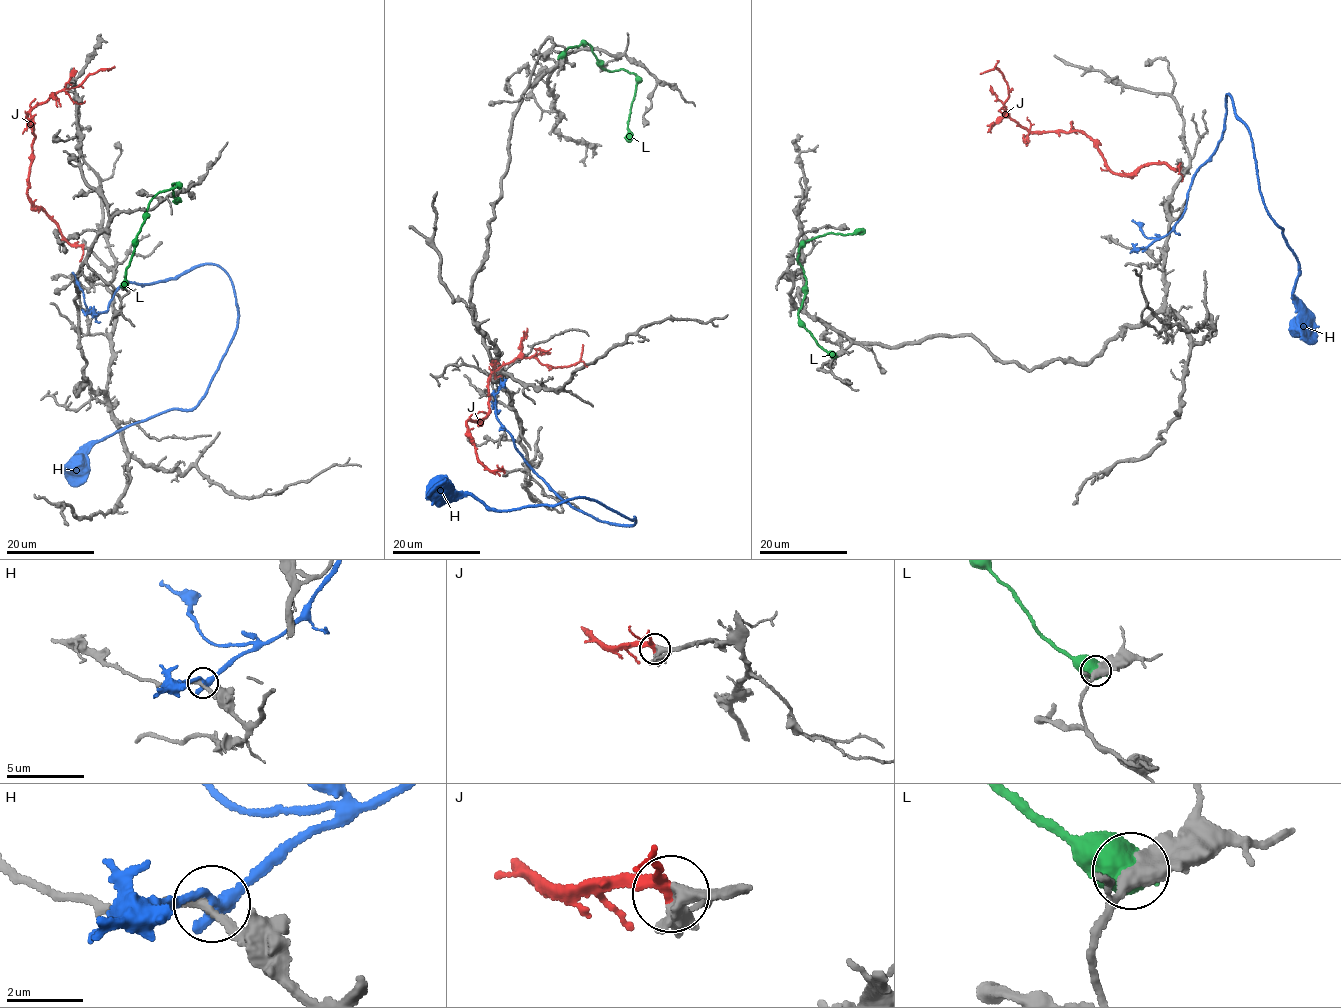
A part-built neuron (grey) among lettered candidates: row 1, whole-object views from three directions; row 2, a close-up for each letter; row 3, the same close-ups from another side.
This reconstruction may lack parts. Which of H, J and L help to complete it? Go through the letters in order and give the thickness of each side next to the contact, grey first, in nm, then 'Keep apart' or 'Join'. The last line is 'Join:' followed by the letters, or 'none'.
H: Thickness 180 nm (grey) against 260 nm. Keep apart
J: Thickness 480 nm (grey) against 260 nm. Join
L: Thickness 500 nm (grey) against 600 nm. Keep apart
Join: J

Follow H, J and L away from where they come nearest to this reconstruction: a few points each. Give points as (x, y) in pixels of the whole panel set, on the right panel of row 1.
H: (1144, 248), (1184, 211), (1222, 136), (1226, 94), (1252, 143), (1264, 206), (1298, 262), (1299, 329), (1313, 344)
J: (1178, 165), (1110, 170), (1084, 134), (1021, 127), (1006, 112), (998, 68), (980, 74)
L: (834, 355), (821, 346), (799, 318), (806, 284), (797, 259), (798, 251), (805, 242), (826, 234), (864, 229)

